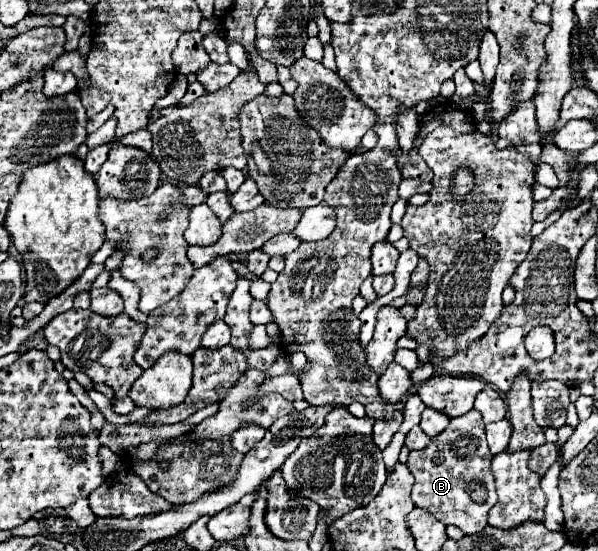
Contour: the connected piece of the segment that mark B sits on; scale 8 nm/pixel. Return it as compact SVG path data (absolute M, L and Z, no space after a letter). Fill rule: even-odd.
M478 410L452 418L448 428L430 440L428 448L414 450L408 456L408 470L416 478L412 502L428 510L444 524L458 526L464 534L478 534L488 524L488 512L496 504L494 476L490 470L492 454L486 444L484 420Z

